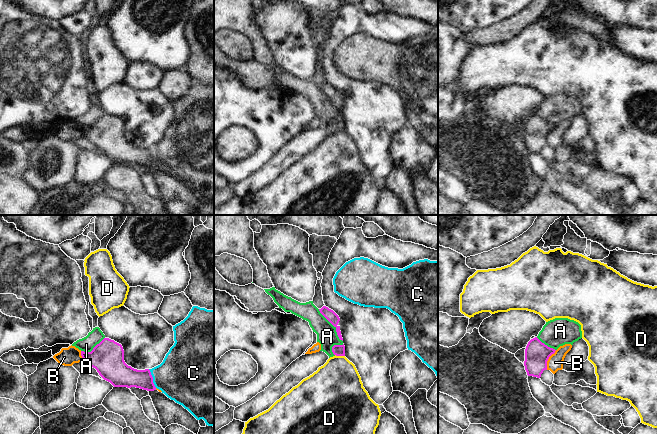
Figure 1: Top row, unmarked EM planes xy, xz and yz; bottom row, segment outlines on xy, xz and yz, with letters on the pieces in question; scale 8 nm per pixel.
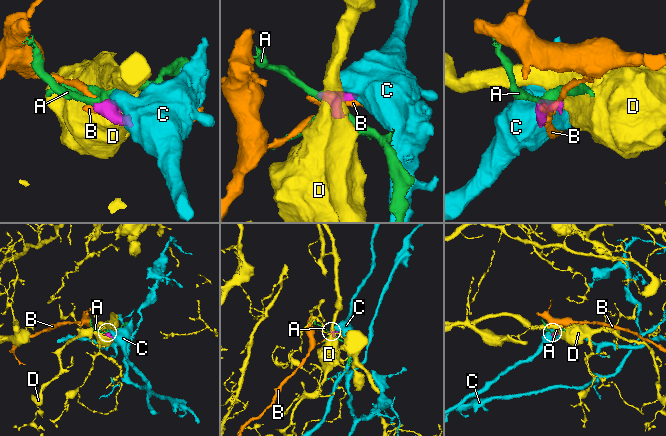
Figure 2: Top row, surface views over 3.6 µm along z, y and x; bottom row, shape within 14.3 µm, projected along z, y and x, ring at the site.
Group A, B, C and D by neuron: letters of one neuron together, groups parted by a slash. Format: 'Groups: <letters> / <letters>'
Groups: A C / B / D

